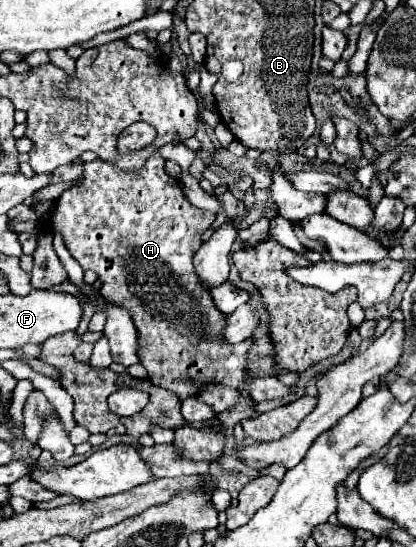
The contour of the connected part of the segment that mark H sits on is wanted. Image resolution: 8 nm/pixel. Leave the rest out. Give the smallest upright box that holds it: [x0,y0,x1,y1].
[45,151,291,403]

